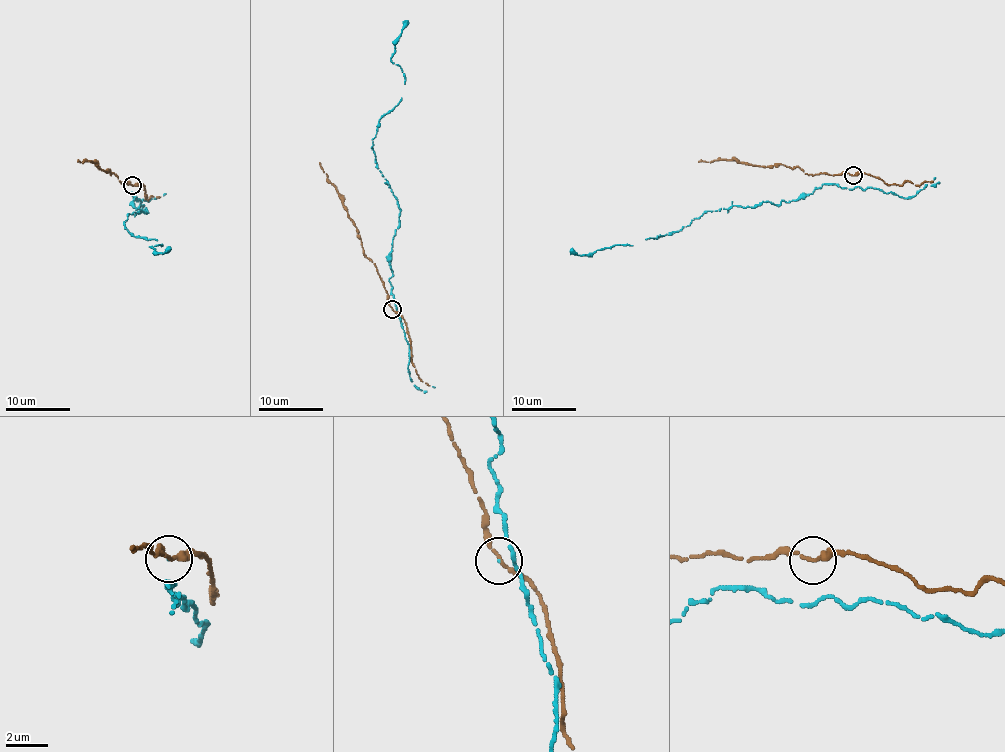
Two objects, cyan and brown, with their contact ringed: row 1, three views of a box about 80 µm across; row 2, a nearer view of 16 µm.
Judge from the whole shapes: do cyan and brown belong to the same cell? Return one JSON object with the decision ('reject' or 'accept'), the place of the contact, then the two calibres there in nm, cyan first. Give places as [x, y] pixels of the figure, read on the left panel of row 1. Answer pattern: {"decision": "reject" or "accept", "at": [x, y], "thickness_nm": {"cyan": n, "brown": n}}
{"decision": "accept", "at": [132, 185], "thickness_nm": {"cyan": 50, "brown": 180}}

